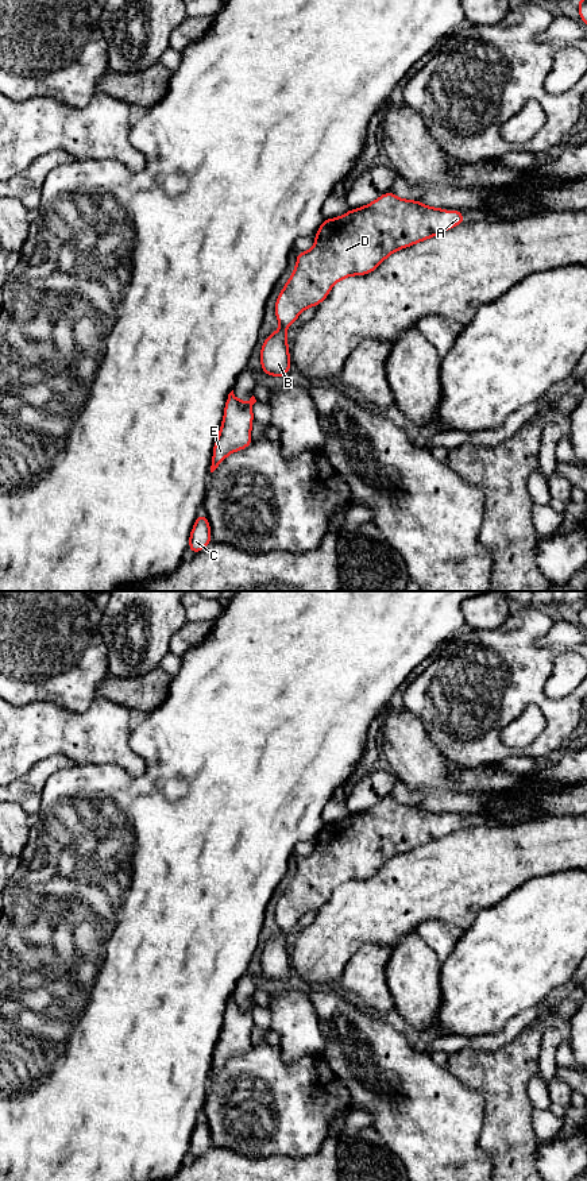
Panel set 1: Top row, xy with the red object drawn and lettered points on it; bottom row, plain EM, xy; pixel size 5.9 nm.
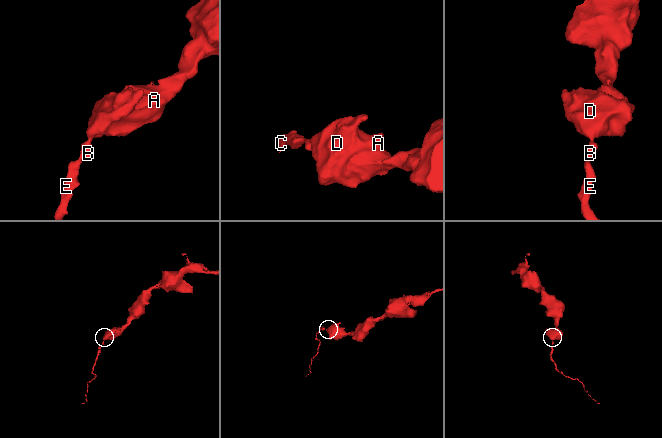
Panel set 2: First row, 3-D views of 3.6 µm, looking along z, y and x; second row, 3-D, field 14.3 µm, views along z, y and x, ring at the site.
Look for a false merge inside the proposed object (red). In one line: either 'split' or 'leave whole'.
leave whole

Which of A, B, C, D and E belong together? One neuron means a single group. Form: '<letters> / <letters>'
A B C D E

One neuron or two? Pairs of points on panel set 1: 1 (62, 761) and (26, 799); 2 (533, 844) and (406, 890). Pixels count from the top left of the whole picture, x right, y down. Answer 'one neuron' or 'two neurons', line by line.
1: one neuron
2: one neuron

